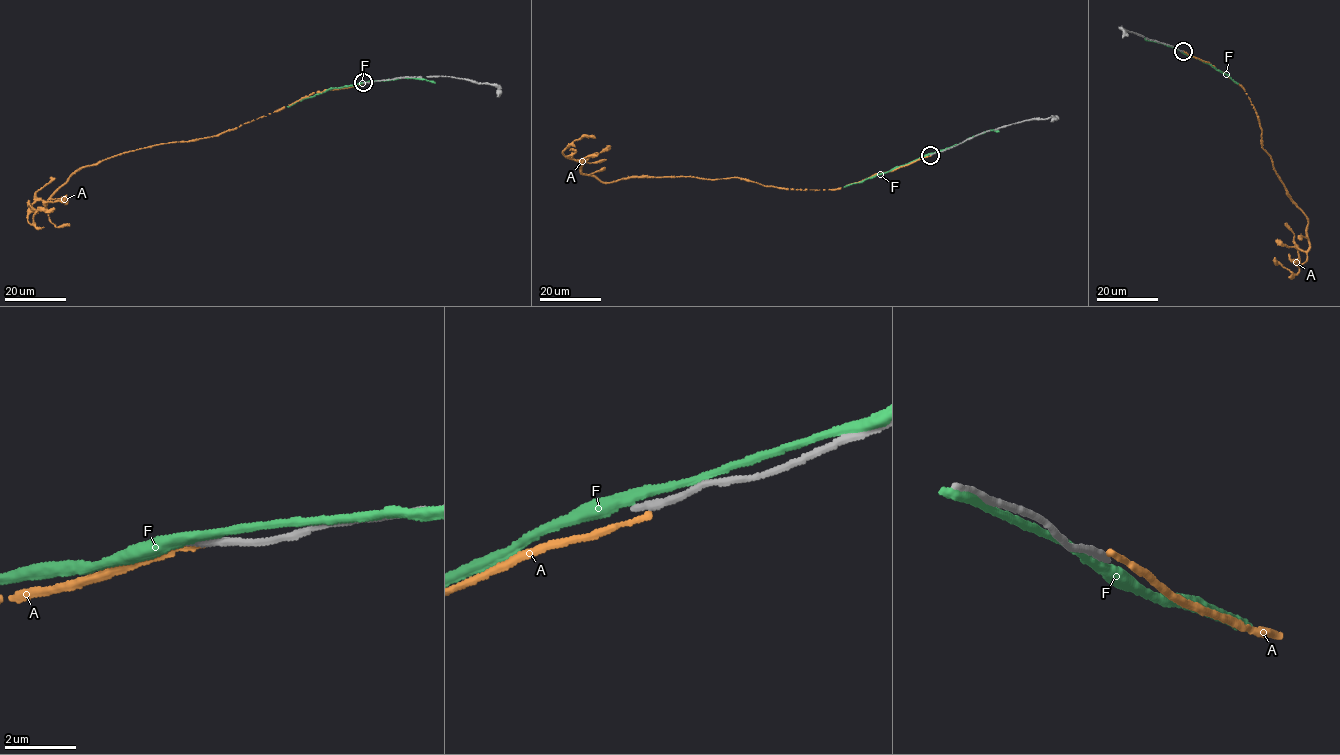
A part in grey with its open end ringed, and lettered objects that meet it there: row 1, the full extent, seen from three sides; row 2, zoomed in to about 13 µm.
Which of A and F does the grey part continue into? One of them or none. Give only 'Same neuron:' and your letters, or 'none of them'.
Same neuron: none of them

